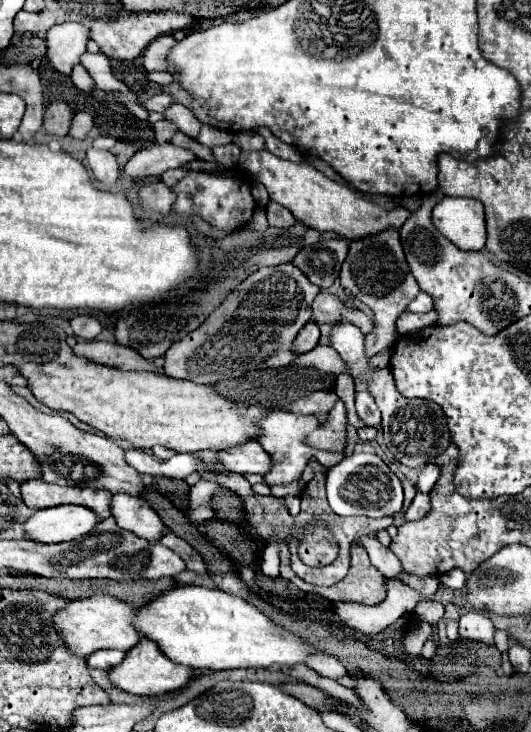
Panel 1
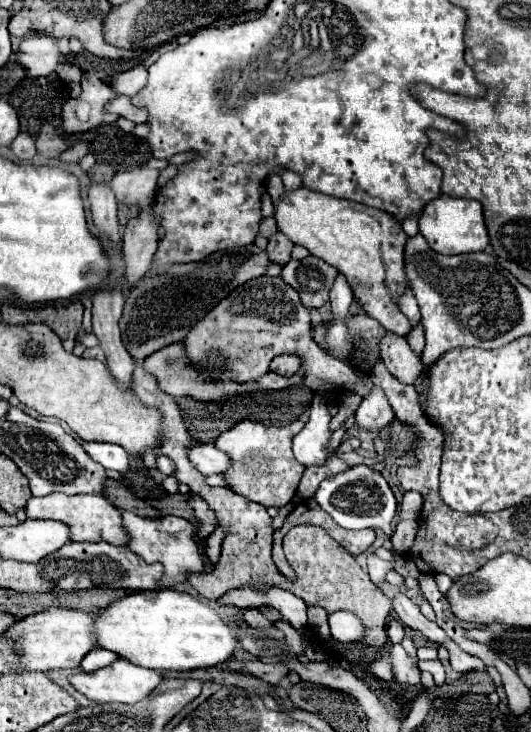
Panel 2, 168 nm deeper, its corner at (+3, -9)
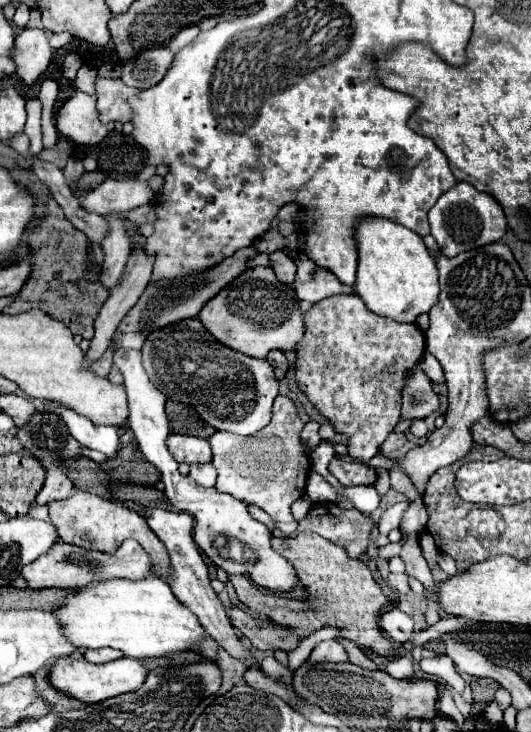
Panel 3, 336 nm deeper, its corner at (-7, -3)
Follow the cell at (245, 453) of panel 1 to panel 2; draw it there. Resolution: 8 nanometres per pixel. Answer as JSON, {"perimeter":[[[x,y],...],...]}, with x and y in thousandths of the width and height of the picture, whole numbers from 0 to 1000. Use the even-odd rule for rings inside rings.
{"perimeter":[[[371,607],[356,615],[360,634],[386,650],[412,648],[420,650],[424,642],[431,642],[431,623],[416,615],[409,615],[405,607]]]}

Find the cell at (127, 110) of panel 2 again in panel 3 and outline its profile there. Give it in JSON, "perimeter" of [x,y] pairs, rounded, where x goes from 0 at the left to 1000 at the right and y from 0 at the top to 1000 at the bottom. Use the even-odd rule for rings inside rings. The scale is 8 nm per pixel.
{"perimeter":[[[183,107],[179,109],[179,128],[183,128],[183,148],[186,164],[198,169],[205,167],[243,167],[247,148],[239,142],[243,131],[254,131],[262,123],[243,120],[228,112],[228,107]]]}

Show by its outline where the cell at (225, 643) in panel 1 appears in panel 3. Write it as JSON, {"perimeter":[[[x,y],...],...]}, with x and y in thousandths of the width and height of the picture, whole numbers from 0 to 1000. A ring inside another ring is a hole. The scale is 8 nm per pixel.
{"perimeter":[[[277,787],[258,795],[254,792],[194,792],[194,795],[149,801],[100,836],[104,836],[104,844],[111,847],[119,869],[126,869],[126,874],[134,874],[134,880],[141,880],[149,891],[205,883],[205,885],[220,885],[235,891],[235,896],[243,899],[269,902],[284,896],[315,896],[326,891],[367,888],[375,885],[375,874],[390,872],[371,842],[356,831],[348,831],[326,814],[318,798],[296,787]]]}

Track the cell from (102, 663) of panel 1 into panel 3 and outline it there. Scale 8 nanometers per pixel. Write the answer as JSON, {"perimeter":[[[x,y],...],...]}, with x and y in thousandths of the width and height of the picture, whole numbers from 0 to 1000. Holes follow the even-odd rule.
{"perimeter":[[[186,885],[186,888],[164,888],[156,896],[164,904],[194,907],[194,904],[213,904],[213,902],[232,899],[232,891],[220,891],[213,885]]]}

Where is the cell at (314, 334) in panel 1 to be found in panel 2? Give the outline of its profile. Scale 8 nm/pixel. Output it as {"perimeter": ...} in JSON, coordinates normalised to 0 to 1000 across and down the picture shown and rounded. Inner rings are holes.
{"perimeter":[[[556,484],[522,486],[510,495],[510,505],[522,508],[522,511],[529,511],[529,514],[552,514],[563,503],[567,503],[567,489],[559,489]]]}

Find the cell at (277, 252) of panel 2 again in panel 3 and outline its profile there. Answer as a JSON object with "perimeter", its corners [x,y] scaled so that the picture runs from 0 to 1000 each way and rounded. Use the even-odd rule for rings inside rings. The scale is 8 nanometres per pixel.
{"perimeter":[[[529,342],[507,347],[507,363],[514,366],[518,377],[529,383],[529,388],[548,391],[556,383],[556,358]]]}

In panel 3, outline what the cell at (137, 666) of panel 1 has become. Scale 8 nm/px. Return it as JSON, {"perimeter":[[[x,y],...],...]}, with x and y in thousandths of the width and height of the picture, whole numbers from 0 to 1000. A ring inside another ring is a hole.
{"perimeter":[[[111,899],[100,904],[100,910],[92,913],[92,932],[104,943],[111,943],[115,948],[141,954],[156,962],[179,962],[190,959],[198,954],[213,954],[235,945],[254,945],[258,940],[269,937],[277,923],[273,910],[254,902],[254,899],[224,899],[213,904],[198,904],[198,907],[171,907],[164,902],[141,902],[141,899]]]}

